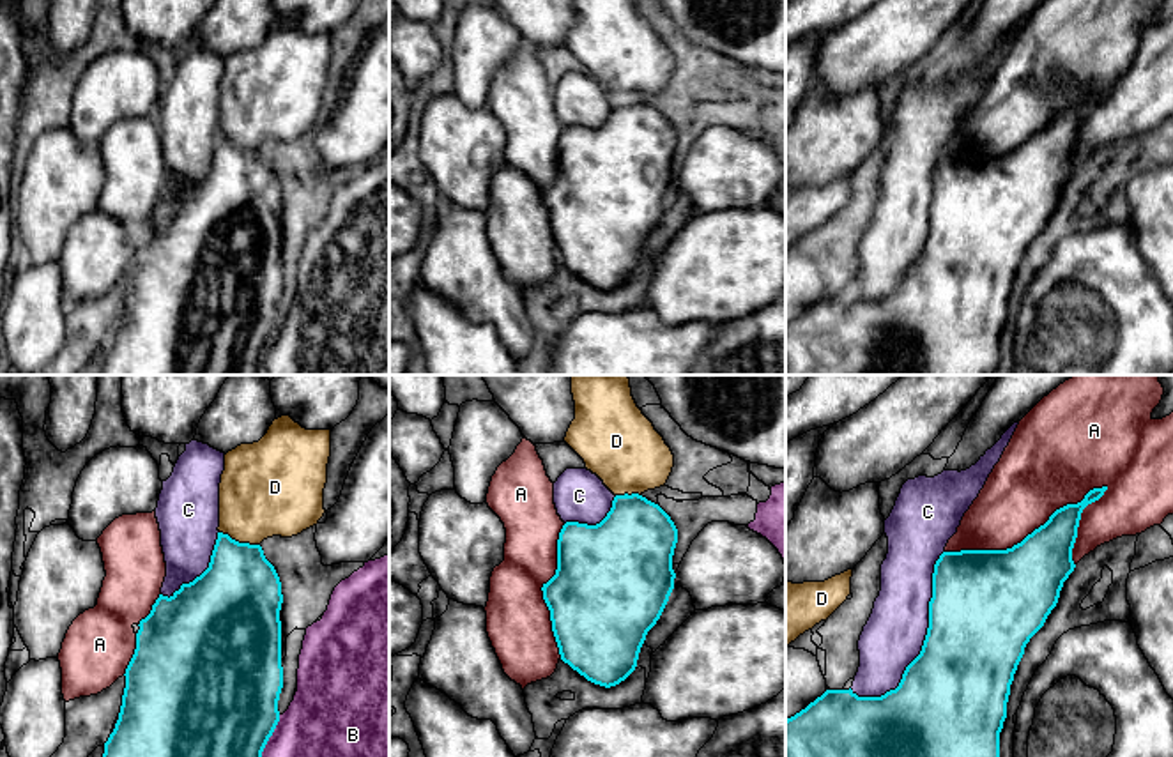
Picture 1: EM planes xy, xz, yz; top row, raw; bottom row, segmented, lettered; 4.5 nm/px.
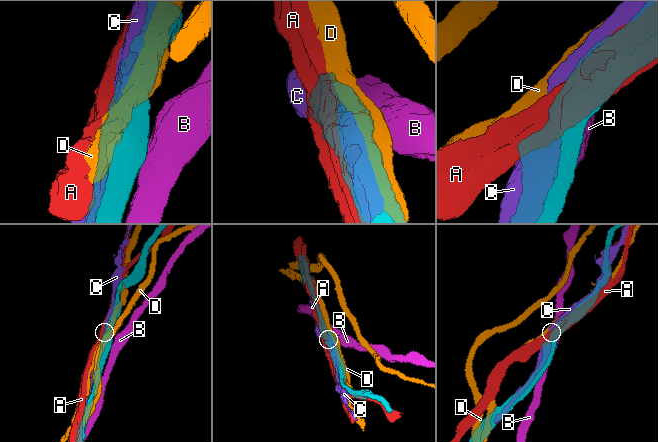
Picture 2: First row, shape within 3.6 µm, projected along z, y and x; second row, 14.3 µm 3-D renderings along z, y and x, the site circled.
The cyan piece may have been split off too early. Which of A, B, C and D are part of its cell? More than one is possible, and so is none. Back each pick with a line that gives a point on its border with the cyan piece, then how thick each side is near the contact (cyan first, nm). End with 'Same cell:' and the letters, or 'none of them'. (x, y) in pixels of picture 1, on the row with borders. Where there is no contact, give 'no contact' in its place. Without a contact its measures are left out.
C: meets cyan in yz at (926, 637); 460 nm thick on the cyan side, 280 nm on the other
Same cell: C

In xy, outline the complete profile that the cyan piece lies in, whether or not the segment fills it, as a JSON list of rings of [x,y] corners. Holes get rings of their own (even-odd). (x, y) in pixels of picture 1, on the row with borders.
[[[191,440],[186,444],[186,451],[179,456],[172,476],[163,481],[156,518],[161,531],[166,577],[150,614],[138,624],[140,630],[136,633],[136,649],[124,674],[126,688],[120,713],[113,723],[108,741],[104,743],[103,757],[262,757],[262,752],[280,722],[278,700],[283,688],[280,621],[283,603],[281,582],[274,566],[265,559],[260,545],[239,543],[228,534],[218,531],[219,483],[223,470],[225,453],[211,447],[209,444]]]

